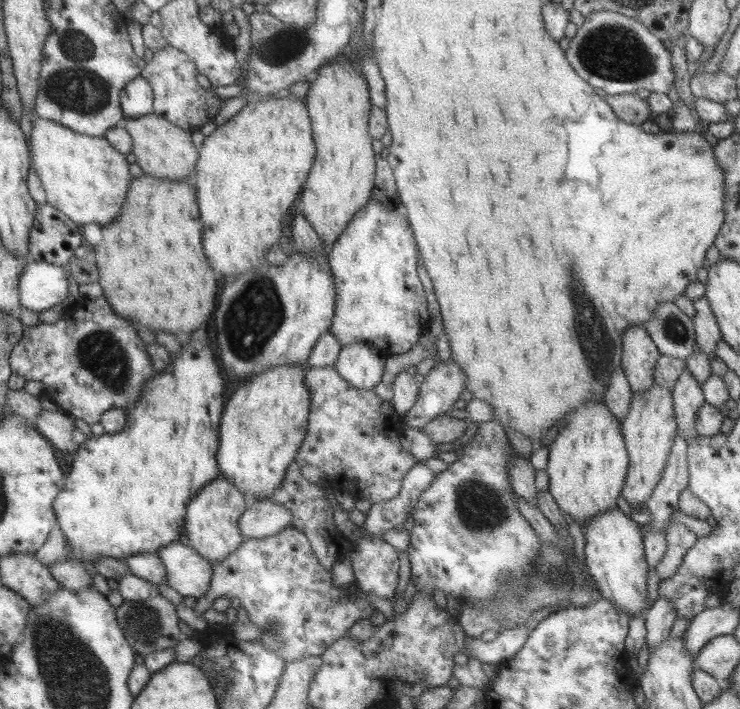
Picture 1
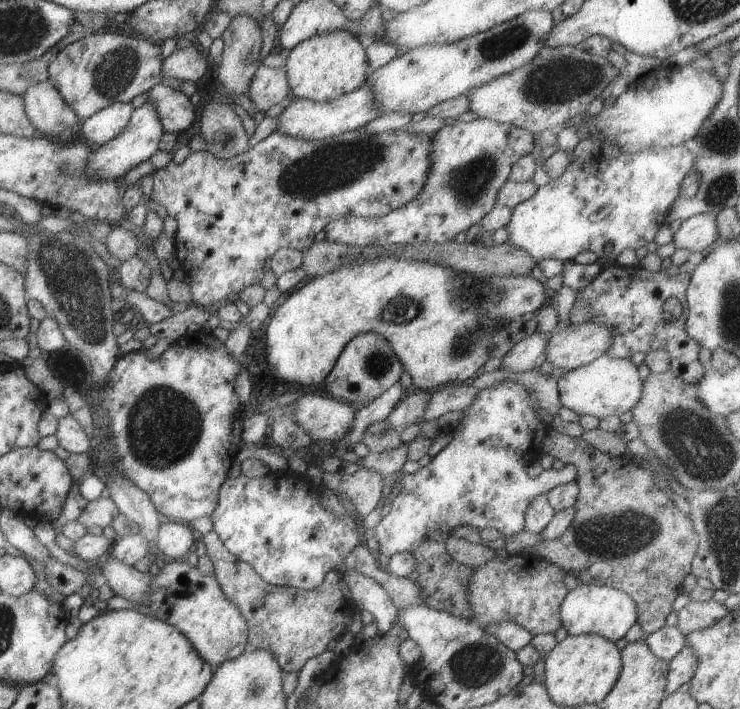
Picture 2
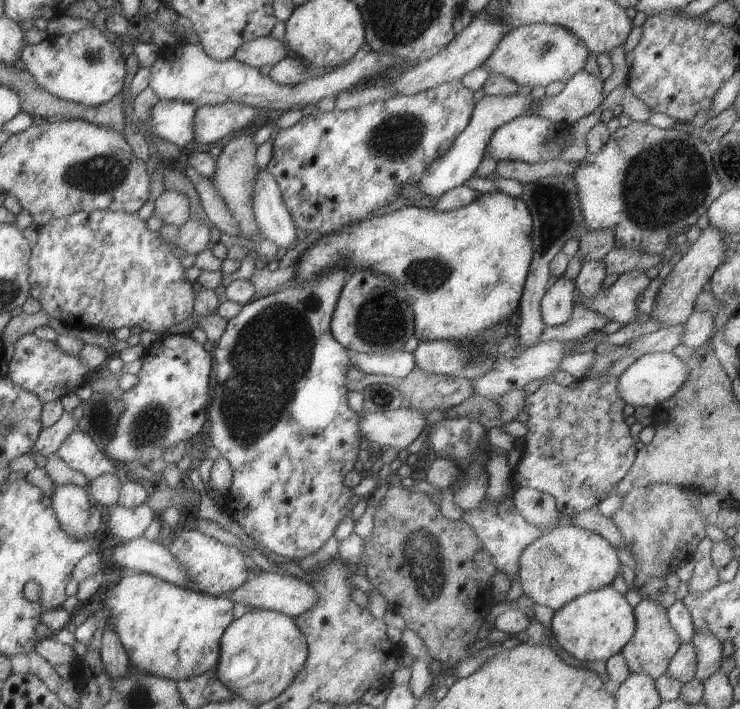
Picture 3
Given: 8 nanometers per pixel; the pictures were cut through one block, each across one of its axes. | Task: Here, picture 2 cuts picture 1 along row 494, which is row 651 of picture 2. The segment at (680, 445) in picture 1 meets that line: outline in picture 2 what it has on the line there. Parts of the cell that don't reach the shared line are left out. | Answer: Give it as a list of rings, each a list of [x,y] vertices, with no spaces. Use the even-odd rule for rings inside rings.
[[[664,626],[644,636],[647,647],[659,659],[669,663],[687,644],[687,638],[677,627]]]

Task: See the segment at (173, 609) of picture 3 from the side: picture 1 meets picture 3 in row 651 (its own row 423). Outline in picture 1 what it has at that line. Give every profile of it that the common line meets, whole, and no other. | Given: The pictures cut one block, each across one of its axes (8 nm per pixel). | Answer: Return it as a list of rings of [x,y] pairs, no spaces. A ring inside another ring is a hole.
[[[194,339],[182,345],[182,349],[177,356],[172,355],[171,362],[167,365],[167,368],[160,373],[155,373],[154,377],[146,381],[146,387],[144,387],[144,393],[142,393],[142,399],[136,402],[134,407],[130,407],[127,412],[126,425],[123,430],[120,430],[117,434],[105,434],[98,436],[97,438],[86,438],[73,452],[72,468],[68,475],[65,475],[64,488],[58,492],[56,500],[54,500],[54,513],[56,513],[56,520],[60,523],[60,529],[64,533],[65,540],[72,547],[72,554],[76,560],[79,558],[84,561],[92,561],[98,559],[98,557],[114,557],[125,561],[126,557],[140,553],[150,552],[156,553],[160,551],[160,548],[180,540],[182,532],[185,532],[184,521],[186,516],[186,506],[190,504],[190,499],[194,498],[194,495],[198,491],[202,490],[210,481],[219,476],[218,459],[218,446],[220,444],[220,424],[222,419],[222,413],[226,404],[226,380],[222,377],[222,369],[218,364],[219,358],[217,354],[214,354],[210,342],[204,339],[204,341],[194,341]]]

